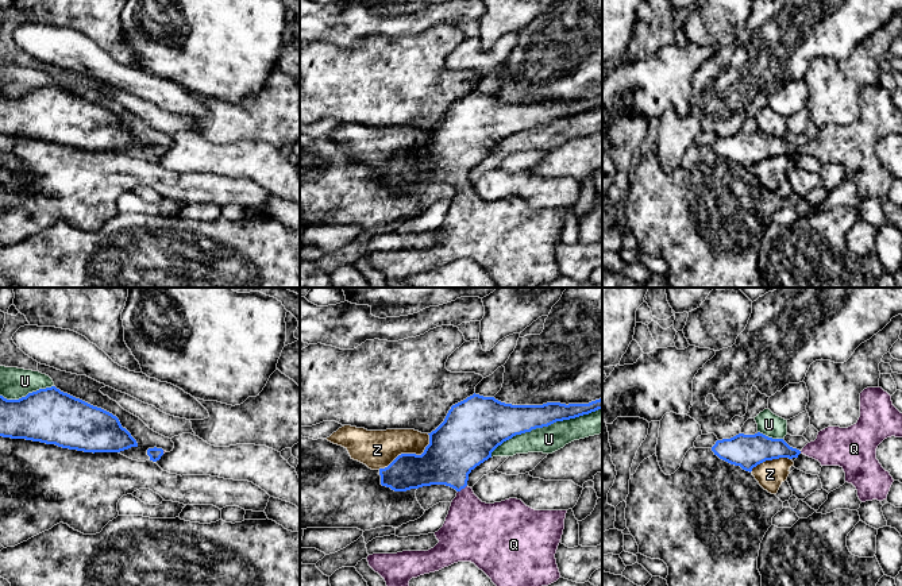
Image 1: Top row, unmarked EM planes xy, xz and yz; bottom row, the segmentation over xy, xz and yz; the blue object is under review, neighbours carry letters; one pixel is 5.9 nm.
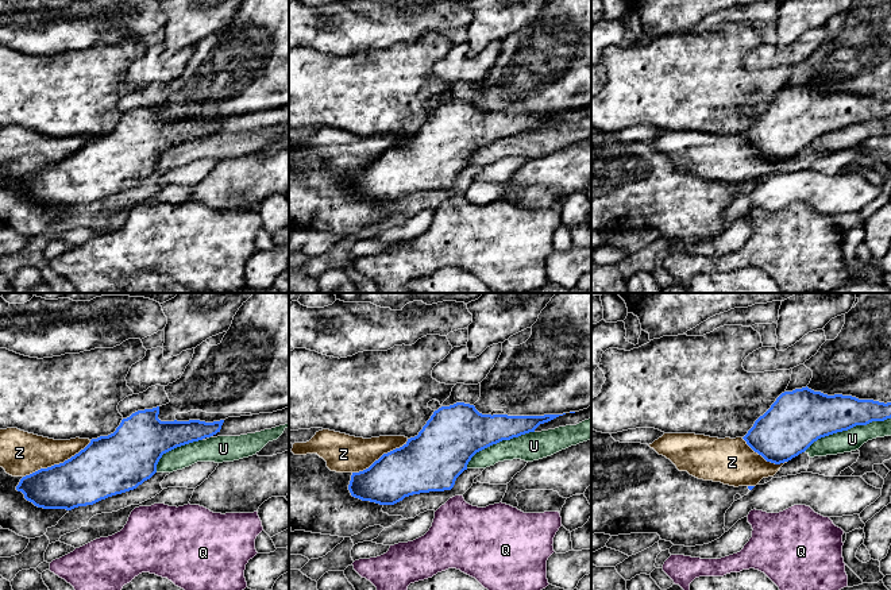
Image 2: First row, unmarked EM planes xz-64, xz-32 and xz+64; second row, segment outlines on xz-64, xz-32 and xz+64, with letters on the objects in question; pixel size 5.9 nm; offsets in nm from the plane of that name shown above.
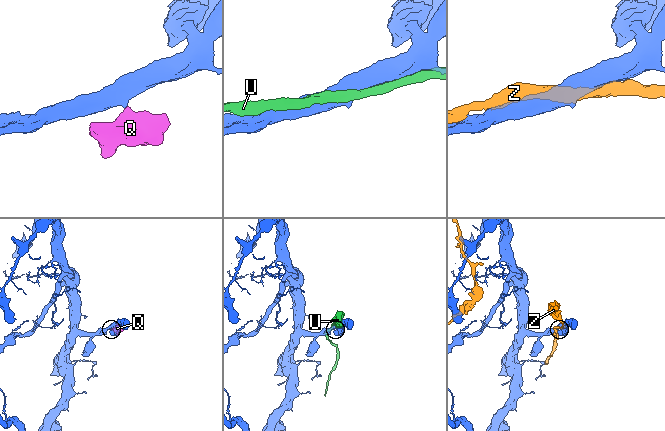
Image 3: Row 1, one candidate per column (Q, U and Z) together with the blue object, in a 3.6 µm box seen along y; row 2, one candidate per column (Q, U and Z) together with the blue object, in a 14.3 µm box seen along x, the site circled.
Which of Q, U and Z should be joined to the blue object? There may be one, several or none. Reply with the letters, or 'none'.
Q

